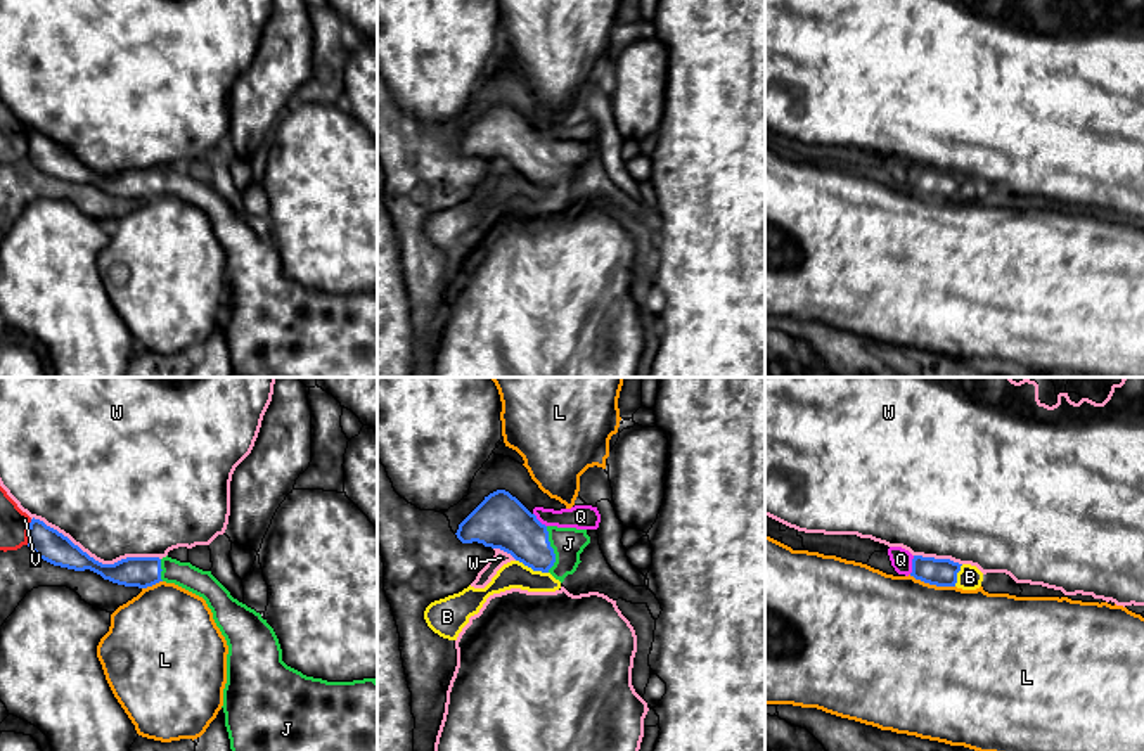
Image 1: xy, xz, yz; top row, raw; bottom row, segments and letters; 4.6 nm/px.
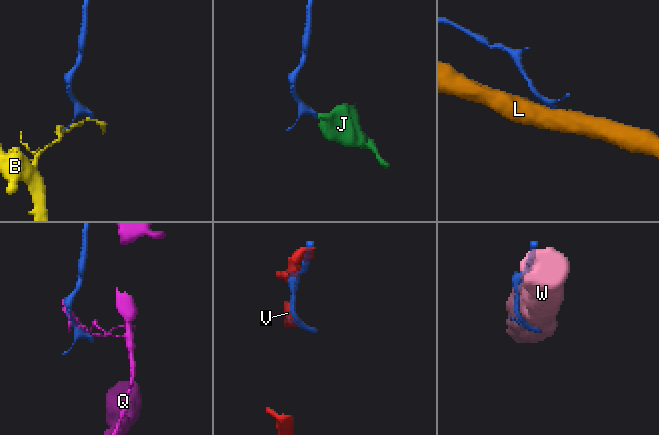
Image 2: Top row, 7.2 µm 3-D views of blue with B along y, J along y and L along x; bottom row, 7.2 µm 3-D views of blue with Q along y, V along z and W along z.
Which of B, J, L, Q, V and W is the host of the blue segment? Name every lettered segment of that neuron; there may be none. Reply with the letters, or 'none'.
J

